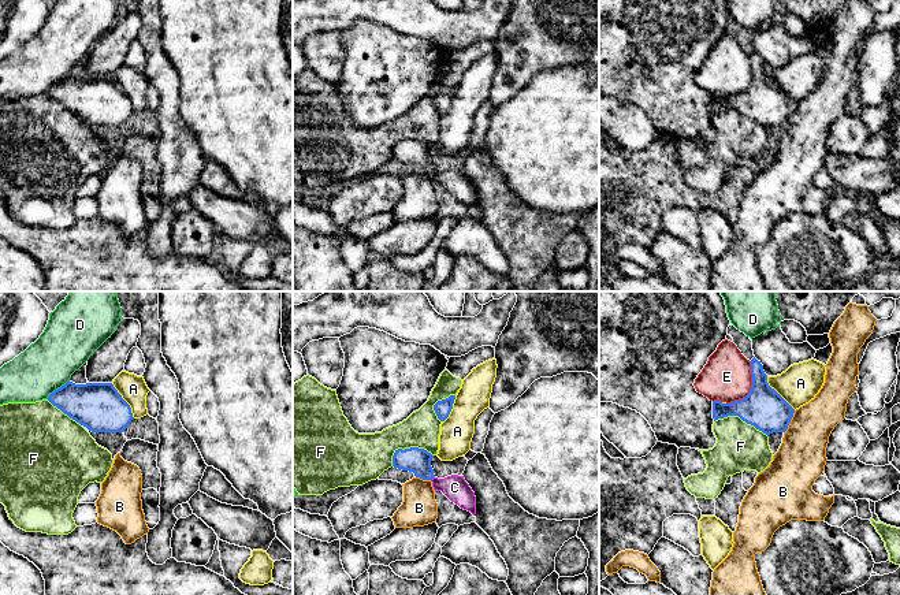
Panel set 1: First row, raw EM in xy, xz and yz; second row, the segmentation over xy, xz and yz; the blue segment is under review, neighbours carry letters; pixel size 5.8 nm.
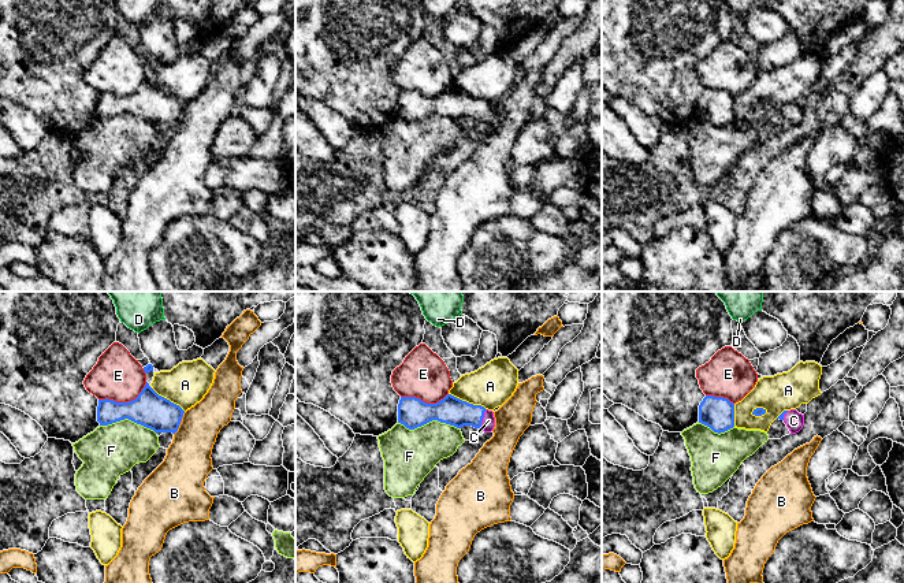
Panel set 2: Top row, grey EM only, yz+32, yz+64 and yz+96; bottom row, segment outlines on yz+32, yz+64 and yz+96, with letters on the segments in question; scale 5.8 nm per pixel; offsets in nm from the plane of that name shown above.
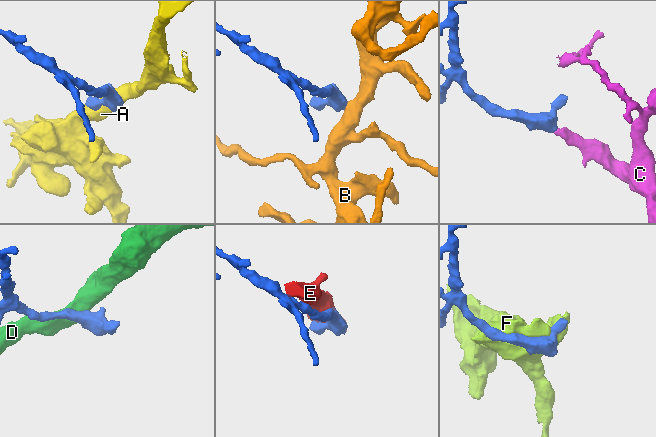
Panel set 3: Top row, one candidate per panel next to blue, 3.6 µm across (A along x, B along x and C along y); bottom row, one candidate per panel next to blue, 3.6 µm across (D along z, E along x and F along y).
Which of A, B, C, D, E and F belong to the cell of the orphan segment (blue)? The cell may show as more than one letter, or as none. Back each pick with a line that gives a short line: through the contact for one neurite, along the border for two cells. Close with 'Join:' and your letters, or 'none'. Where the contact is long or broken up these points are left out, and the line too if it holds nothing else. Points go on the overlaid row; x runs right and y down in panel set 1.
C: line xz (415, 460), (432, 478), (439, 484), (454, 487)
Join: C

